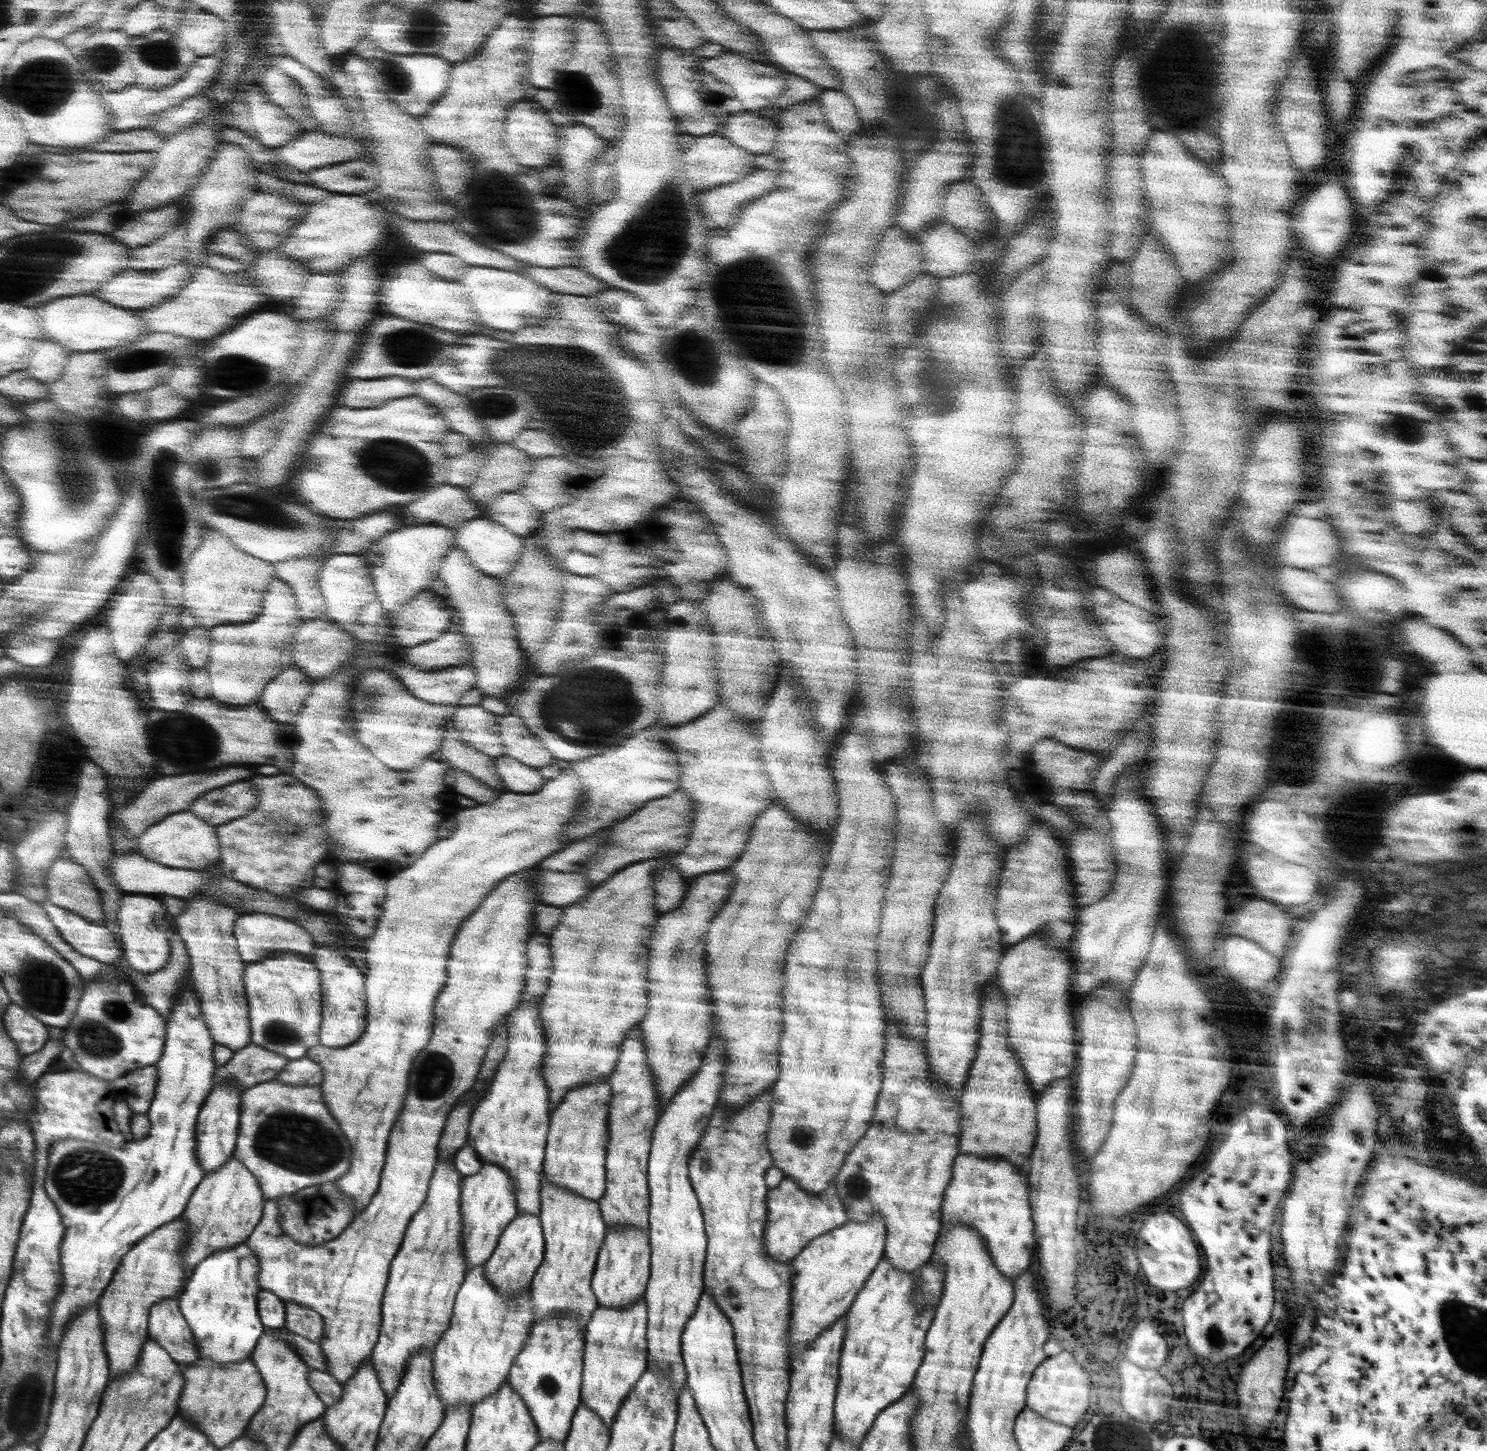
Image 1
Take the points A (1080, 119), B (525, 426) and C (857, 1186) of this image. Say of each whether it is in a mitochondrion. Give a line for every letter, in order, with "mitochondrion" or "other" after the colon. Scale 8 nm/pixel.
A: other
B: other
C: mitochondrion

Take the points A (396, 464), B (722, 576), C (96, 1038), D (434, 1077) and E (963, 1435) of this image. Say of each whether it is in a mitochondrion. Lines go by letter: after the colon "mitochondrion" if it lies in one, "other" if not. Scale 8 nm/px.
A: mitochondrion
B: other
C: mitochondrion
D: mitochondrion
E: other

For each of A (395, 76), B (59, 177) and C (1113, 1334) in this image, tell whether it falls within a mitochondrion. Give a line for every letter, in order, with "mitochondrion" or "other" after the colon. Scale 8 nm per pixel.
A: mitochondrion
B: other
C: other

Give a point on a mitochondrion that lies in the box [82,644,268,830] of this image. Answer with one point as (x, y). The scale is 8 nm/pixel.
(183, 731)

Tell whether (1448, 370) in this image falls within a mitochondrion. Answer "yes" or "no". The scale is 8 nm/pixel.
no

